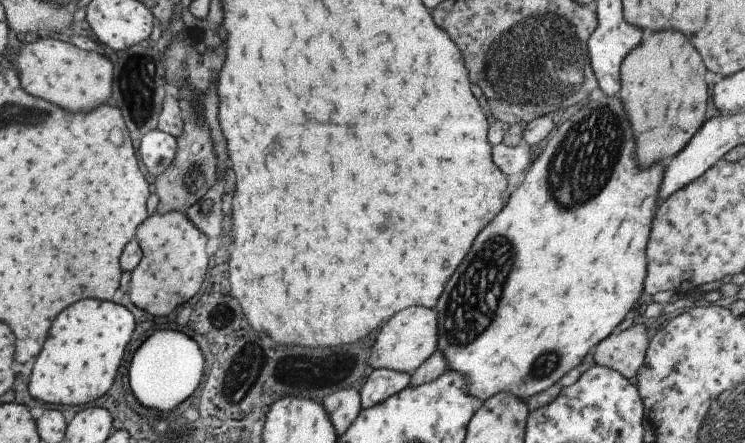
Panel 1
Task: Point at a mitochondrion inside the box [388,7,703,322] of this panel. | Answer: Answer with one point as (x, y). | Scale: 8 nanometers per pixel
(539, 61)

